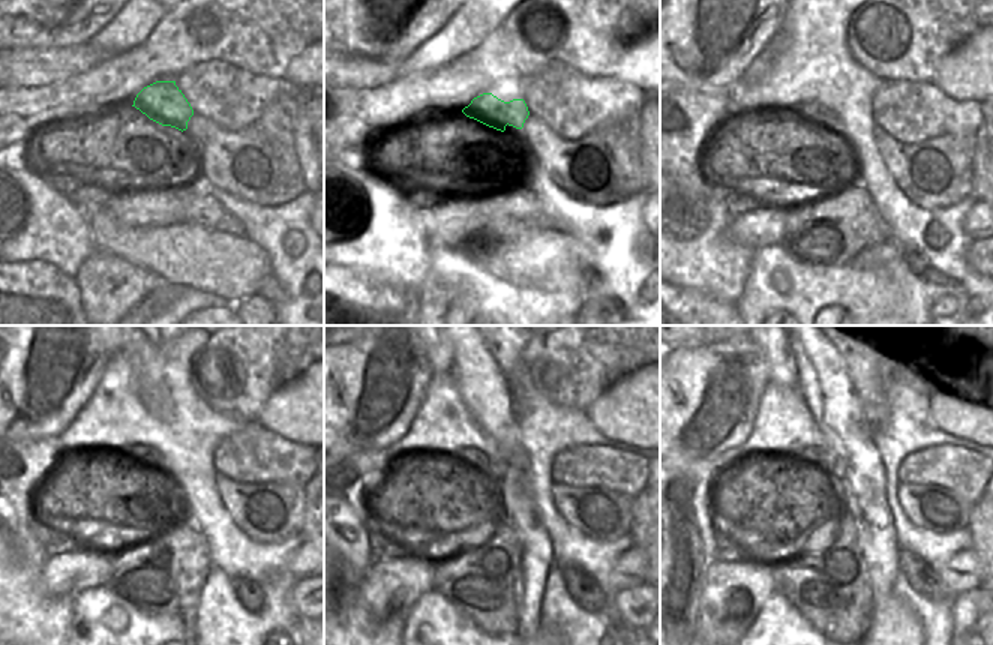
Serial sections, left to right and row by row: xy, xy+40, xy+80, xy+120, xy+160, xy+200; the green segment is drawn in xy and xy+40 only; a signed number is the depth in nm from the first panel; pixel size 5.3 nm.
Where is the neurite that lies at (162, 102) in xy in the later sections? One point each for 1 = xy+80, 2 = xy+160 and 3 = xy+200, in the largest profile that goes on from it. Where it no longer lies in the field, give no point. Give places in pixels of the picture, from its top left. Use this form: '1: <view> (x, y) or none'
1: xy+80 (813, 113)
2: xy+160 (492, 464)
3: xy+200 (825, 459)

